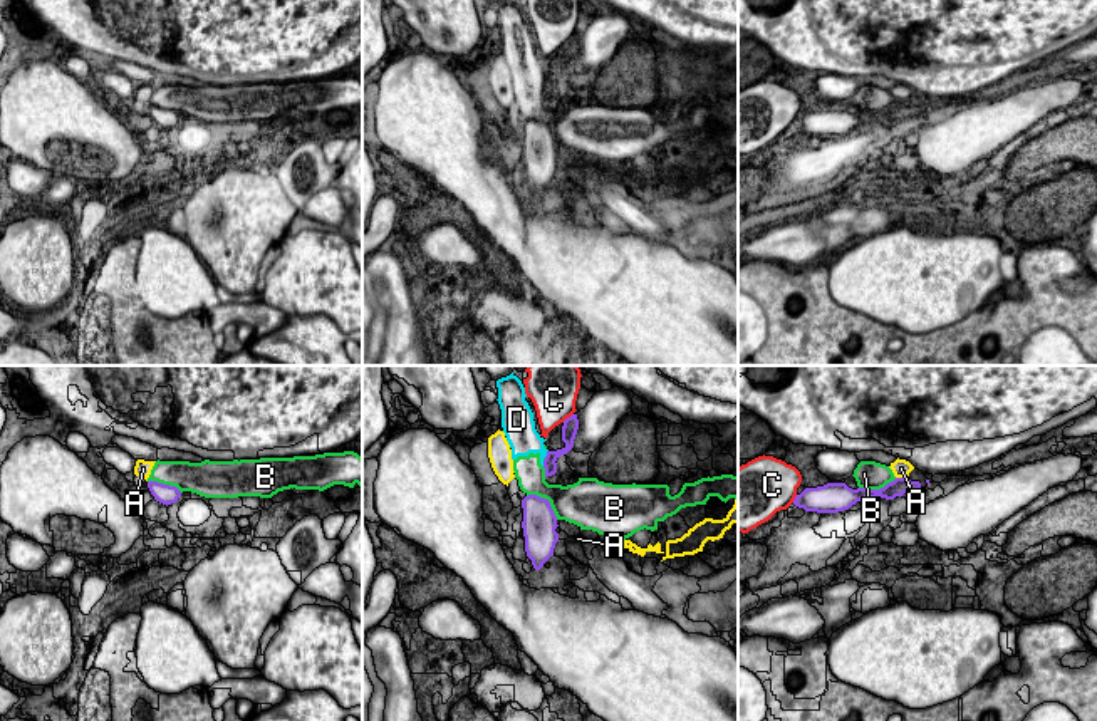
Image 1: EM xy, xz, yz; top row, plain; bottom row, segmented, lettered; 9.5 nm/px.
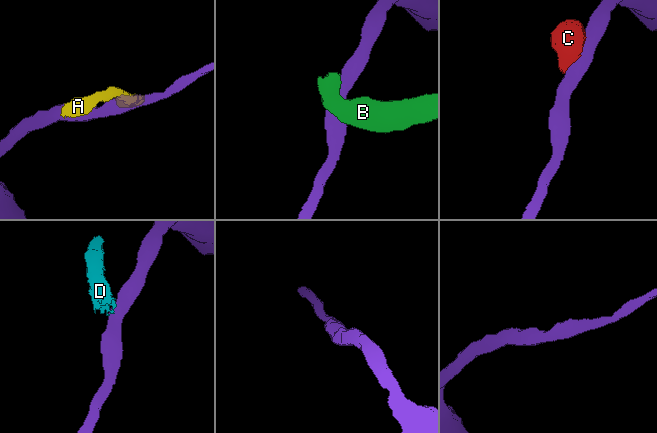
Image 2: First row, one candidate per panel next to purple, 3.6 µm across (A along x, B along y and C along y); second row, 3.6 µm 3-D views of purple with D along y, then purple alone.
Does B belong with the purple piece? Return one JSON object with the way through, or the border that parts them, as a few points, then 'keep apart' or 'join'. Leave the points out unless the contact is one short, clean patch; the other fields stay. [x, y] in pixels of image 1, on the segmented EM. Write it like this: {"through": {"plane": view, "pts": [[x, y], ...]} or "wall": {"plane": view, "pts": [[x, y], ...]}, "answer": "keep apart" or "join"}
{"answer": "keep apart"}

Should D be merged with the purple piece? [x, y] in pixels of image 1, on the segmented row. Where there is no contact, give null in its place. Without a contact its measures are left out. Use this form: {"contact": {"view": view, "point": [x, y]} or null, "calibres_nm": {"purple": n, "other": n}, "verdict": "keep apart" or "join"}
{"contact": {"view": "xz", "point": [547, 453]}, "calibres_nm": {"purple": 130, "other": 280}, "verdict": "keep apart"}

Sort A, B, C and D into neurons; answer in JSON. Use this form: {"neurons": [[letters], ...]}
{"neurons": [["A", "B", "C", "D"]]}

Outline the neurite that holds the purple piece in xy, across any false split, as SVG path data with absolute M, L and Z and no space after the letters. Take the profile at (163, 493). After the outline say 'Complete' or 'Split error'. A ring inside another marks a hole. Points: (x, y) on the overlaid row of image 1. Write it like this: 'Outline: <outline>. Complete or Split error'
Outline: M148 481L148 488L154 500L166 506L176 503L181 496L181 491L176 486L163 485L158 481Z. Complete

